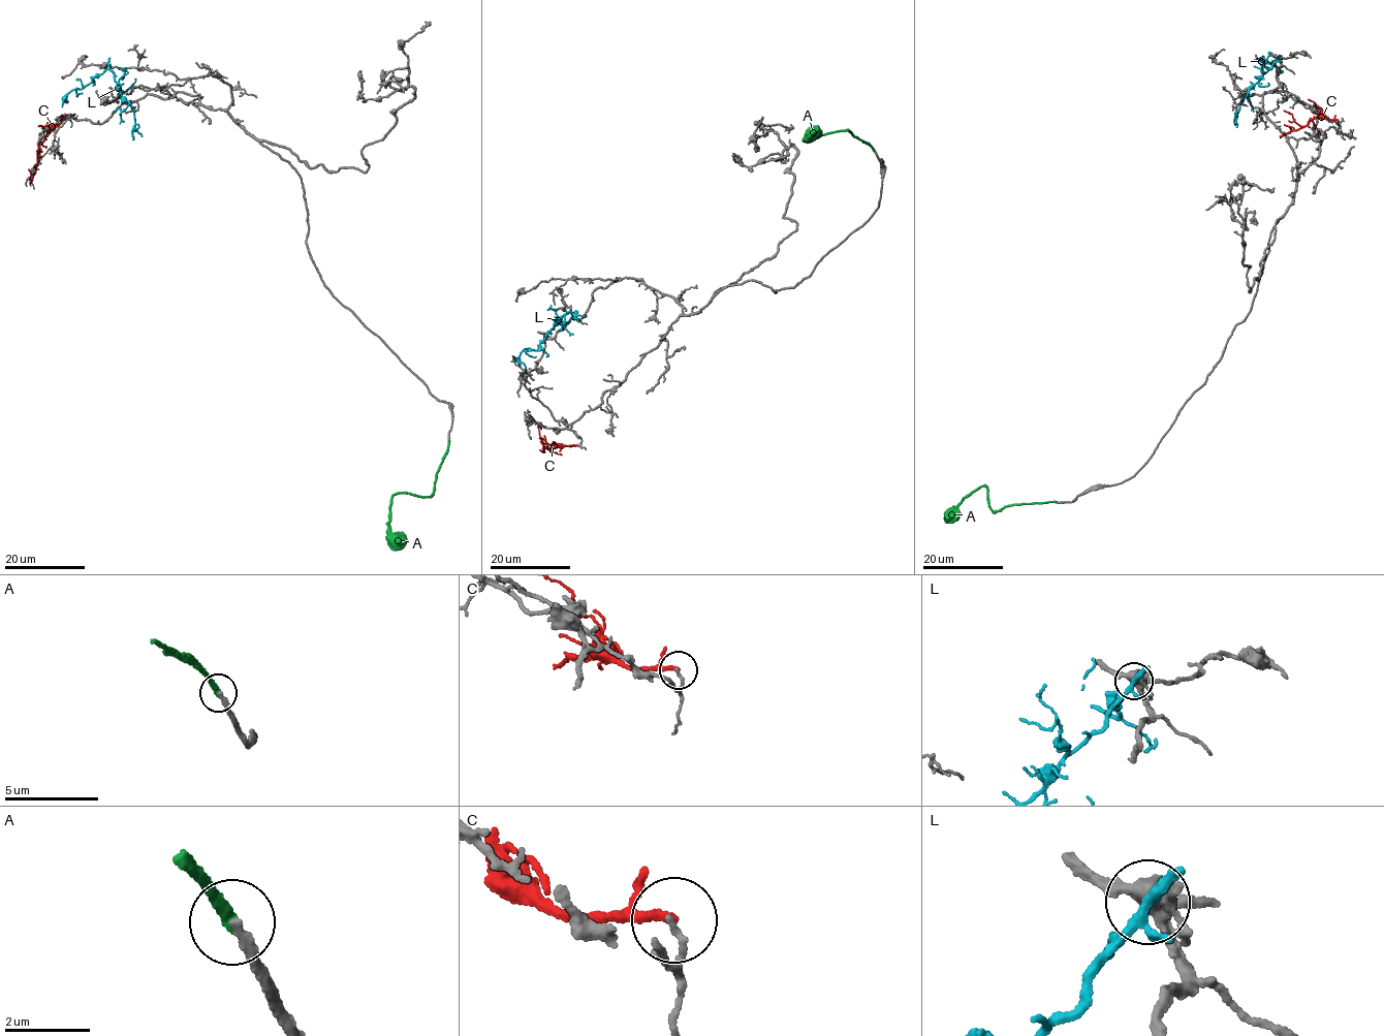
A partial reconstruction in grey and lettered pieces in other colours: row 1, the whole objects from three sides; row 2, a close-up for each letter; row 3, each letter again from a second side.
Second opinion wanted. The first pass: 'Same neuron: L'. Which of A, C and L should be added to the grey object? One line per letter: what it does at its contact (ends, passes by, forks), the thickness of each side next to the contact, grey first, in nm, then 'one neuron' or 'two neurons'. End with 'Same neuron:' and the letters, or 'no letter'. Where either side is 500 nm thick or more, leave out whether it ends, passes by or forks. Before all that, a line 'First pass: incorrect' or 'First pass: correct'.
First pass: incorrect
A: it ends; calibres 240 and 280 nm; two neurons
C: it ends; calibres 100 and 190 nm; two neurons
L: it forks; calibres 280 and 190 nm; two neurons
Same neuron: no letter

